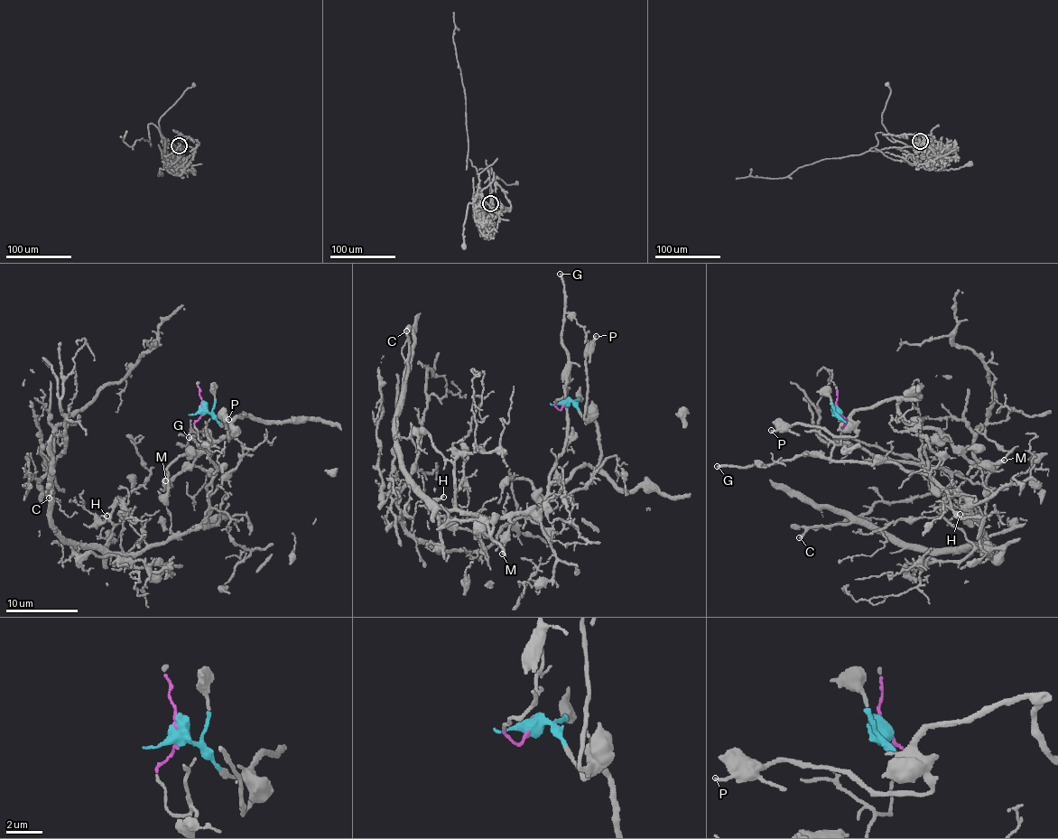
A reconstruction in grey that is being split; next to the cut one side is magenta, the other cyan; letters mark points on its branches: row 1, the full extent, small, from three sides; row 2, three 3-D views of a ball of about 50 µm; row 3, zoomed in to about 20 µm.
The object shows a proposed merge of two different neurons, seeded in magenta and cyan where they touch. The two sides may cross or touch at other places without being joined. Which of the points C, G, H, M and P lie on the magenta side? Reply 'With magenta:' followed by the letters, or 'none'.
With magenta: C, G, H

